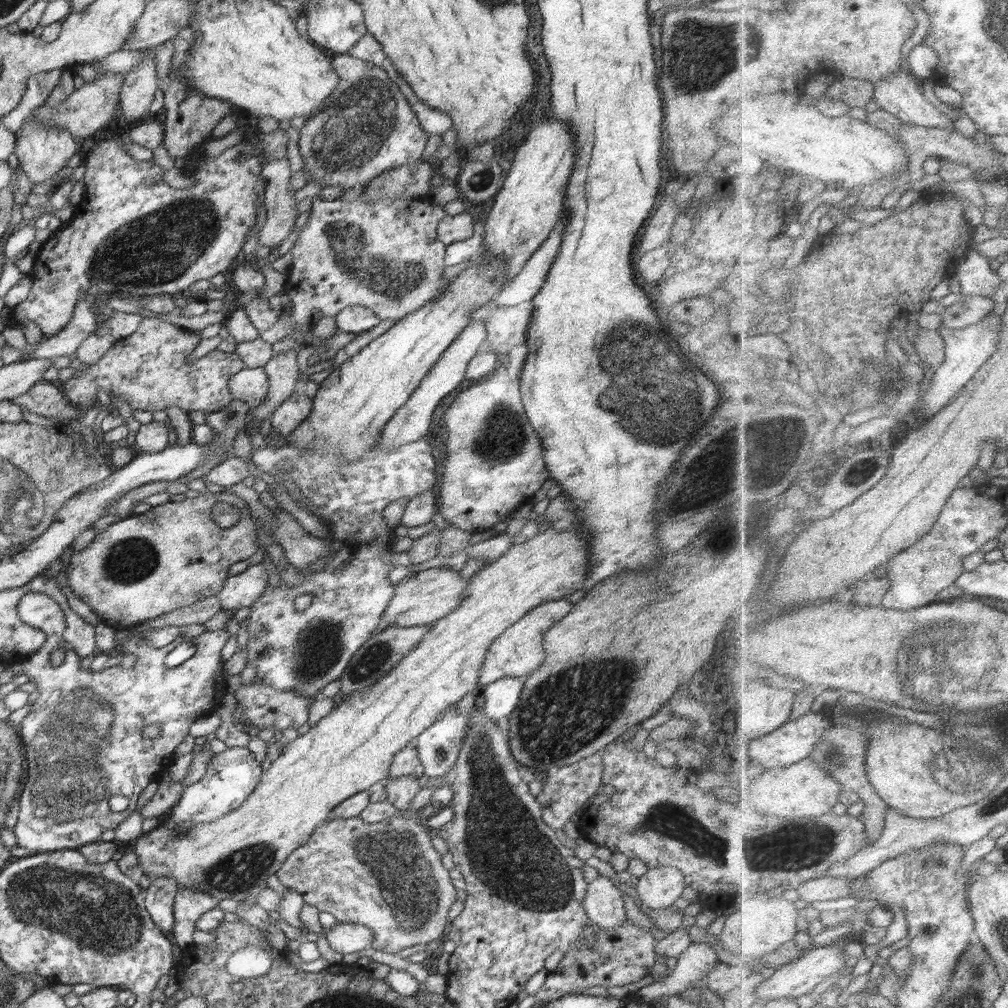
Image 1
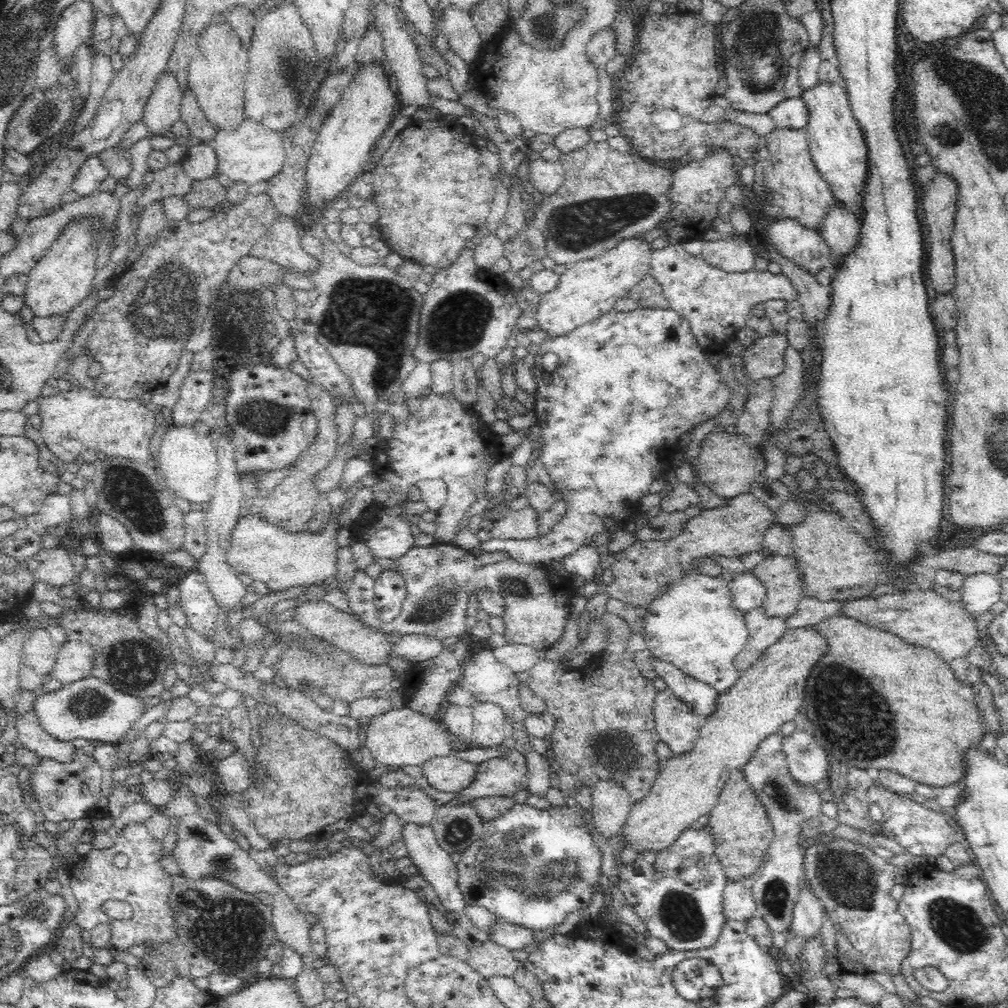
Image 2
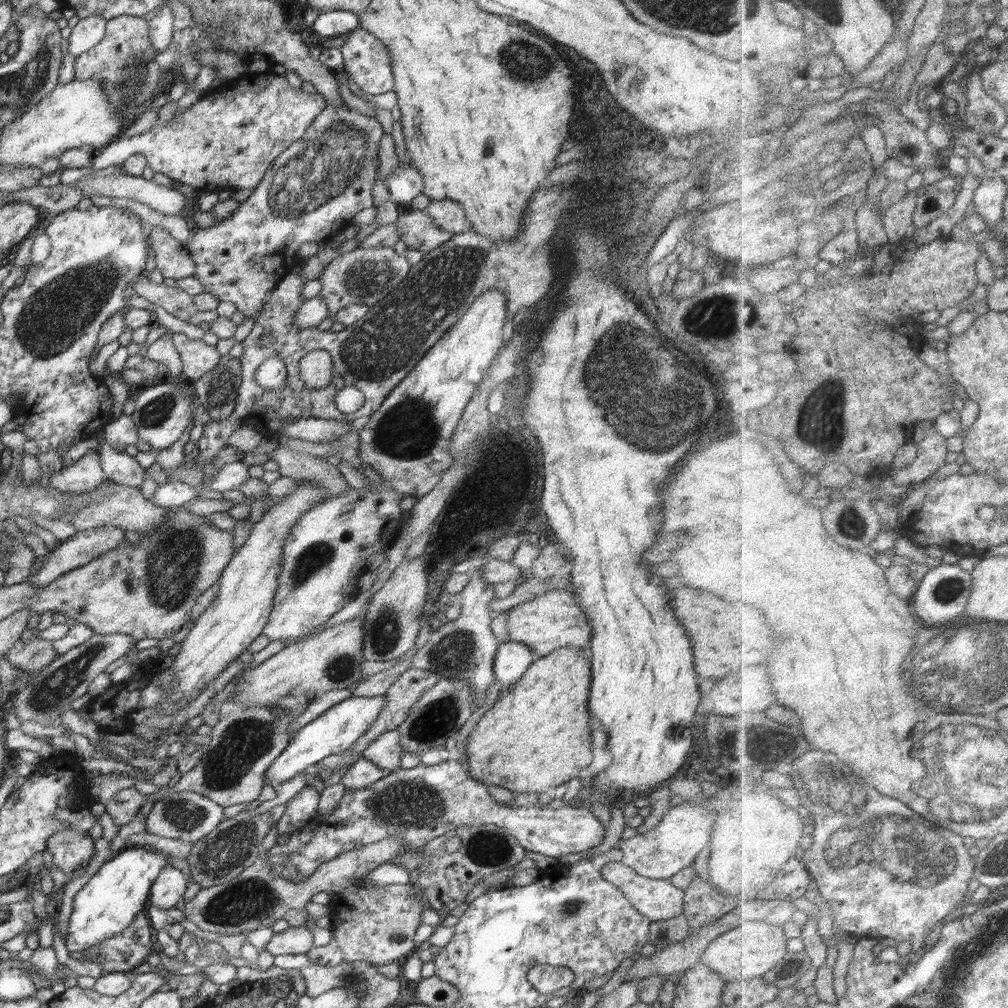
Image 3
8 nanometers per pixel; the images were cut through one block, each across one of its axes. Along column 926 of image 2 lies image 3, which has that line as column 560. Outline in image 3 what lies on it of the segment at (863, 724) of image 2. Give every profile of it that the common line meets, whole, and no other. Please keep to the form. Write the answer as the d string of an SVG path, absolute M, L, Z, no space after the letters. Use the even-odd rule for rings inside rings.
M572 646L554 650L532 663L516 684L503 689L504 696L483 714L466 740L470 777L487 786L499 785L511 792L530 794L552 791L585 772L593 761L588 728L593 721L588 708L592 677L585 651Z

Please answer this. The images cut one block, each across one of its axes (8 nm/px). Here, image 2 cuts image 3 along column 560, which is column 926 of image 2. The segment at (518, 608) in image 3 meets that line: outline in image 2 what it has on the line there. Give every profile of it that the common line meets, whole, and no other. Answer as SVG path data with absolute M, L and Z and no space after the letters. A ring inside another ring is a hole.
M936 588L904 590L874 598L844 601L840 613L861 624L896 634L902 641L918 648L932 650L944 663L965 658L981 644L977 620L964 609L962 601L951 601L938 594Z

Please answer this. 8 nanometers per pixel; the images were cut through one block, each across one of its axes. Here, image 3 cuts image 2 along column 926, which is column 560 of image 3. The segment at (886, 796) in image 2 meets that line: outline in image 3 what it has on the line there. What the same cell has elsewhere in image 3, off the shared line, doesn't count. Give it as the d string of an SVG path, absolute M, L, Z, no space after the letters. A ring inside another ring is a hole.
M448 761L432 766L420 764L416 768L396 770L390 776L379 778L376 782L362 788L349 788L344 791L334 810L318 813L312 818L318 824L326 824L326 830L313 830L312 838L306 845L290 852L283 862L284 869L280 875L294 883L307 879L325 862L336 858L343 852L362 848L370 842L378 842L383 838L403 838L401 852L422 852L423 846L433 838L446 834L450 829L458 826L477 826L492 824L512 834L518 844L530 852L538 852L544 856L558 859L564 854L588 851L602 843L606 826L590 811L586 804L569 803L559 809L552 806L543 807L539 801L532 807L517 807L512 804L497 802L489 793L487 785L474 780L467 774L468 766L458 762Z

